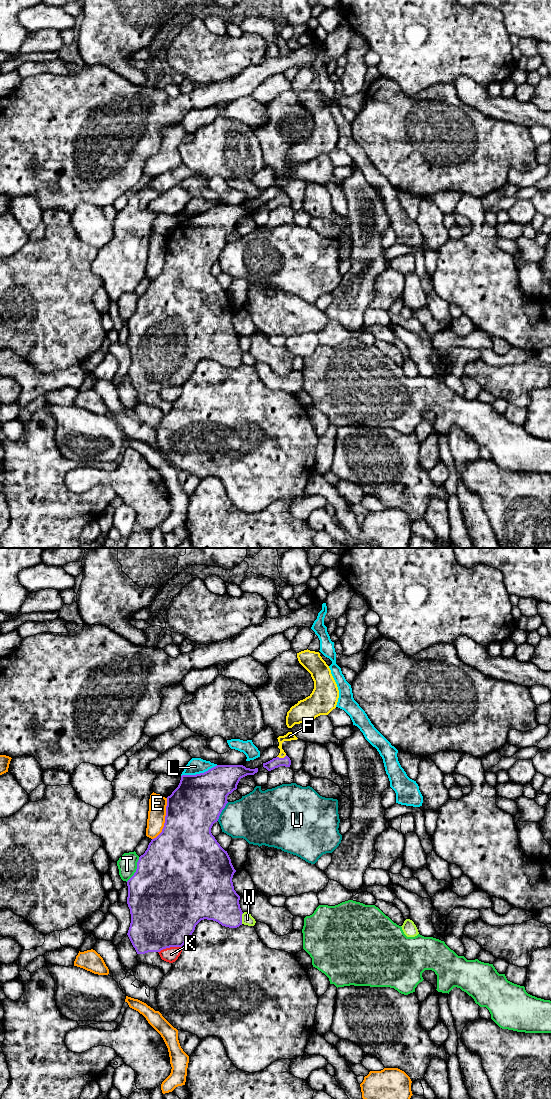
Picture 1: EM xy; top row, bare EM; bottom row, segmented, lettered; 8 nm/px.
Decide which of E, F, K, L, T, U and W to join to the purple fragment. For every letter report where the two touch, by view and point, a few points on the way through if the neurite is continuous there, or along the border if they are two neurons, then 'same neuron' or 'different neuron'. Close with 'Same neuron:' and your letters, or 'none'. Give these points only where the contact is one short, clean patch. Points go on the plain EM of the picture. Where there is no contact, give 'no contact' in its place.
E: xy (165, 259) | different neuron
F: xy (281, 198) | across xy (276, 202), (281, 198), (280, 182), (289, 176) | same neuron
K: xy (169, 387) | different neuron
L: xy (200, 213) | different neuron
T: xy (136, 309) | different neuron
U: xy (221, 251) | different neuron
W: xy (241, 358) | different neuron
Same neuron: F

